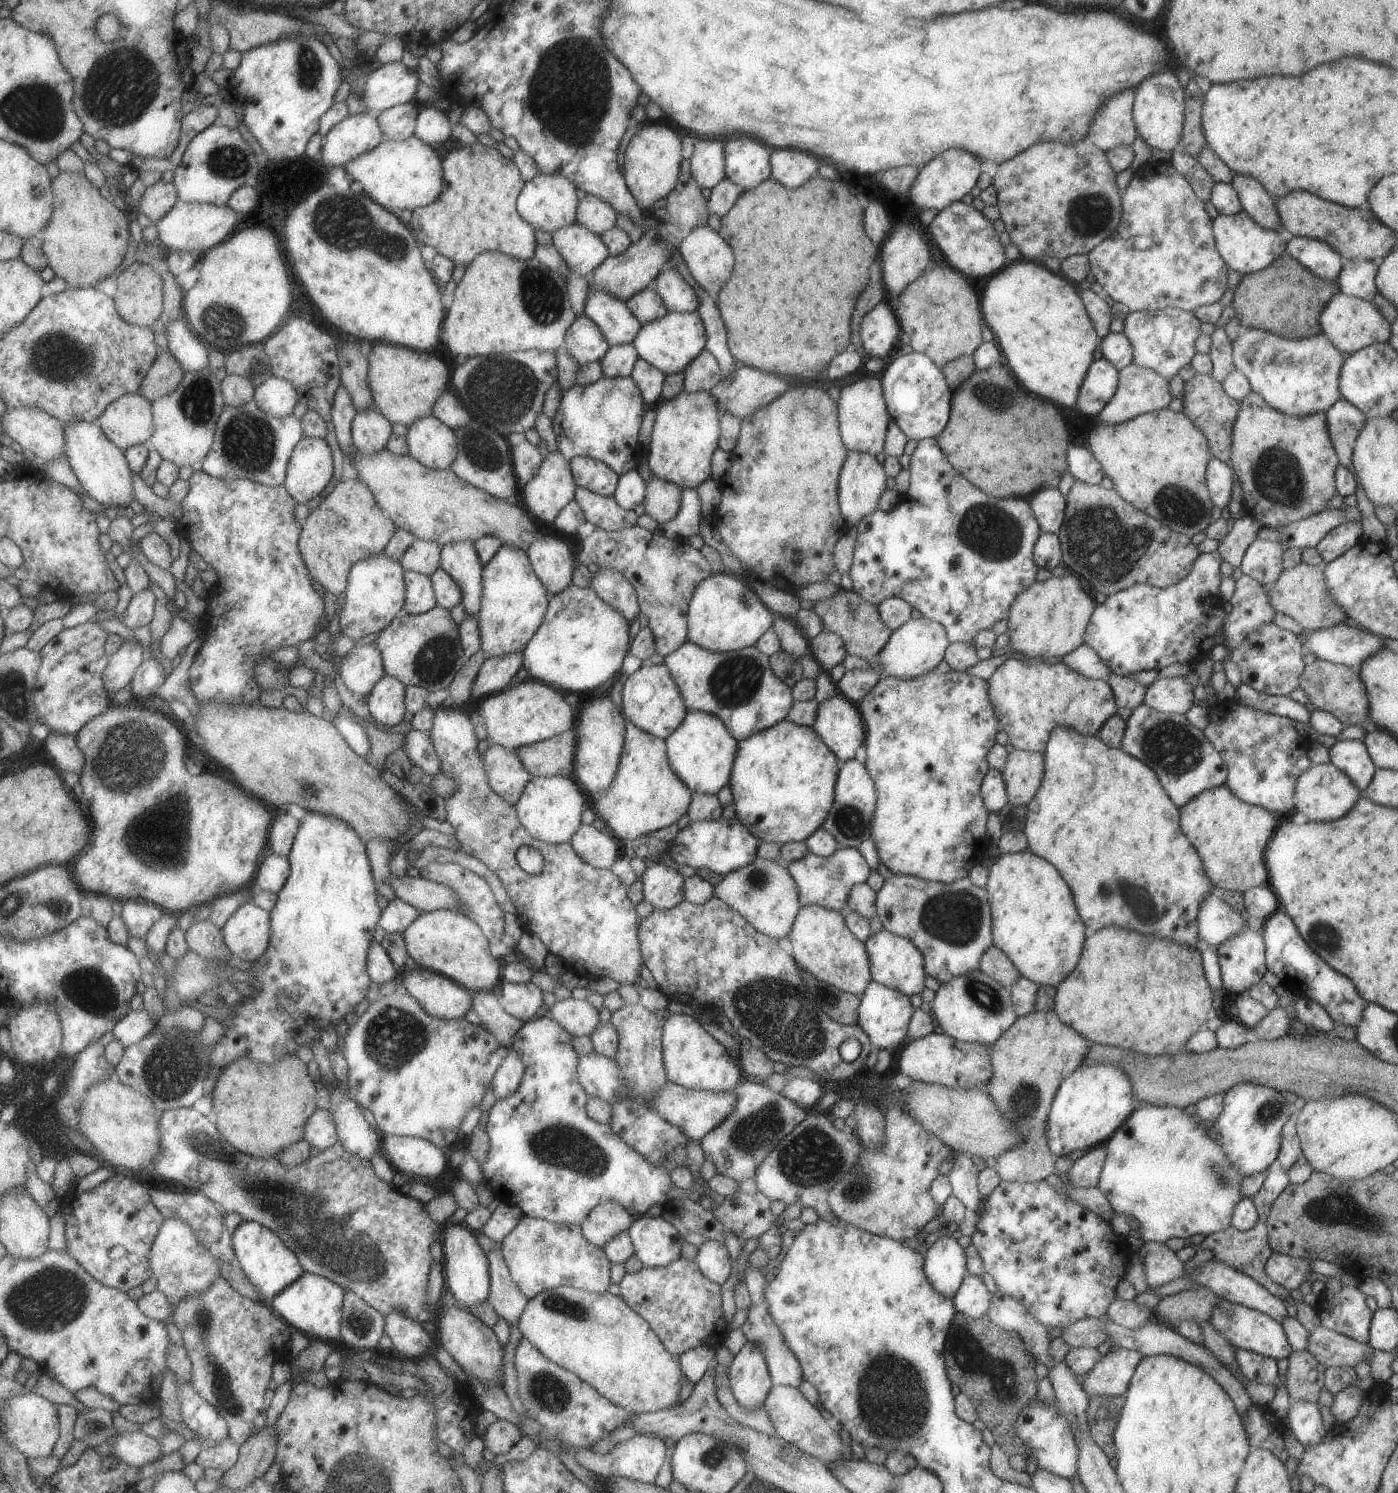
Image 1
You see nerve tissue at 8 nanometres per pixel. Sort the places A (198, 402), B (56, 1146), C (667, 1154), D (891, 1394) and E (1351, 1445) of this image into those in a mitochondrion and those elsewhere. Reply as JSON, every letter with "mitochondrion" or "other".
{"A":"mitochondrion","B":"other","C":"mitochondrion","D":"mitochondrion","E":"other"}

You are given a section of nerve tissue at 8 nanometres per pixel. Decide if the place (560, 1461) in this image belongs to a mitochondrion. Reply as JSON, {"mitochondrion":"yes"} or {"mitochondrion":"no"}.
{"mitochondrion":"no"}

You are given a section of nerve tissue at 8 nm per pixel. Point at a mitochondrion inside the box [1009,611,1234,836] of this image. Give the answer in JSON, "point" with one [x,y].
{"point":[1173,748]}

